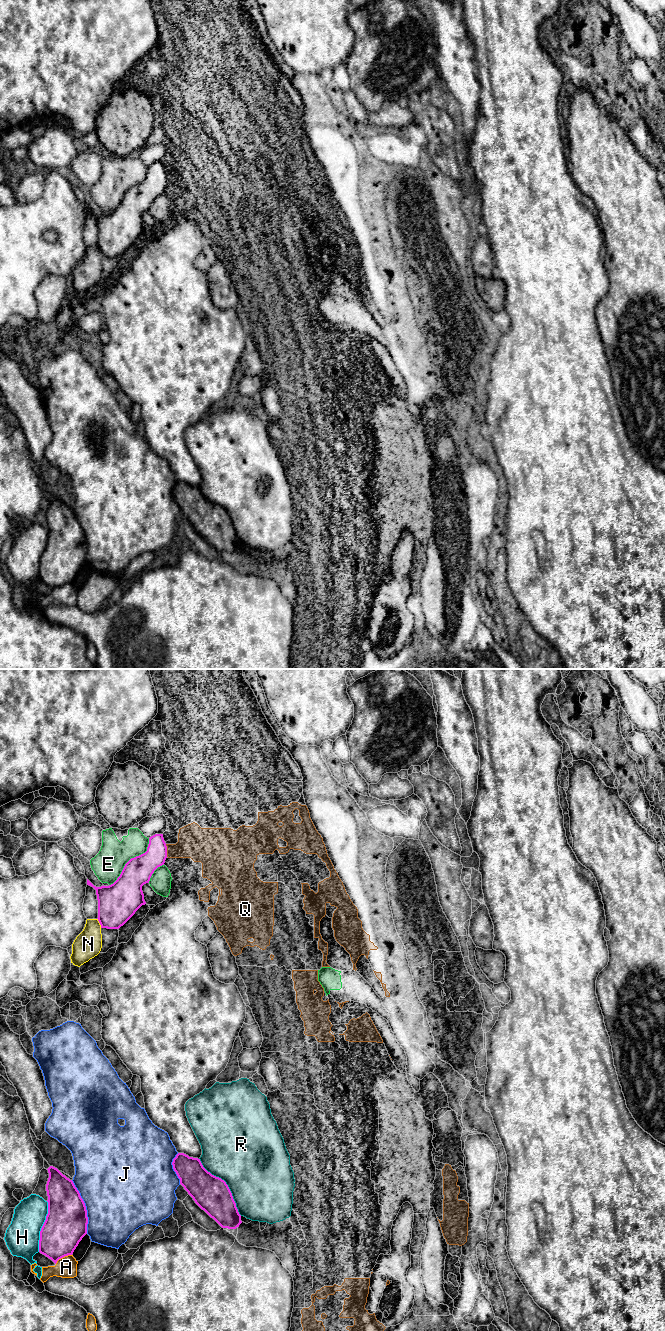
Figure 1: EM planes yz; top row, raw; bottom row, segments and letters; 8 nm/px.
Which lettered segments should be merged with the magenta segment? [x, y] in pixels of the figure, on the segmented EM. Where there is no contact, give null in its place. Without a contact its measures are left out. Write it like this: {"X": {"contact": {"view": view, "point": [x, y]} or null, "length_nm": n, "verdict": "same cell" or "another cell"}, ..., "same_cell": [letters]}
{"A": {"contact": {"view": "yz", "point": [63, 1256]}, "length_nm": 150, "verdict": "another cell"}, "E": {"contact": {"view": "yz", "point": [130, 859]}, "length_nm": 500, "verdict": "another cell"}, "H": {"contact": {"view": "yz", "point": [42, 1226]}, "length_nm": 420, "verdict": "another cell"}, "J": {"contact": {"view": "yz", "point": [85, 1207]}, "length_nm": 460, "verdict": "another cell"}, "N": {"contact": {"view": "yz", "point": [99, 922]}, "length_nm": 90, "verdict": "another cell"}, "Q": {"contact": {"view": "yz", "point": [166, 850]}, "length_nm": 110, "verdict": "another cell"}, "R": {"contact": {"view": "yz", "point": [226, 1184]}, "length_nm": 550, "verdict": "another cell"}, "same_cell": []}

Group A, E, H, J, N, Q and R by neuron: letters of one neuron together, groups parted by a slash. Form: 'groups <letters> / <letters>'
groups A H / E / J / N / Q / R

